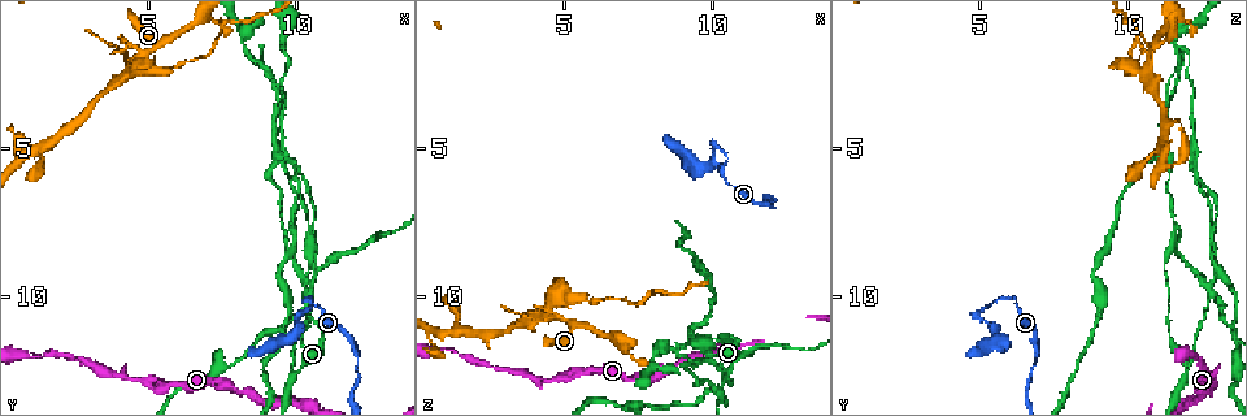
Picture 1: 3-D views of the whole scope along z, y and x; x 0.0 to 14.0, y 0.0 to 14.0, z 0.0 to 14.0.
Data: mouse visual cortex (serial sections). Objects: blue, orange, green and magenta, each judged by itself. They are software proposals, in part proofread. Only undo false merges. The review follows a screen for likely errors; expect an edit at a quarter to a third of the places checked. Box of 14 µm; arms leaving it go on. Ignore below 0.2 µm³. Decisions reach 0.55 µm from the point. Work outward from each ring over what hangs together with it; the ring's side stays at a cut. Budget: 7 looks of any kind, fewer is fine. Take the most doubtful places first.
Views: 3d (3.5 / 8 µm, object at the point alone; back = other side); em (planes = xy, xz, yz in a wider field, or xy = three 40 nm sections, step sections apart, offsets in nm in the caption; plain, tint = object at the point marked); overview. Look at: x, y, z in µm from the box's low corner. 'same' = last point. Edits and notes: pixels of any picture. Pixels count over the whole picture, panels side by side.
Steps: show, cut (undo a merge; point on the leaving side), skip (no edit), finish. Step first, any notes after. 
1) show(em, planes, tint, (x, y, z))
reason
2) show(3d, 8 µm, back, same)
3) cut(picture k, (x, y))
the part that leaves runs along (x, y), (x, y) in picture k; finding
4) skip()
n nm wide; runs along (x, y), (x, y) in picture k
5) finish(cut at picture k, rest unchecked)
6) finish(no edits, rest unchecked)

show(3d, 3.5 µm, (10.4, 10.0, 12.8))
four arms meet

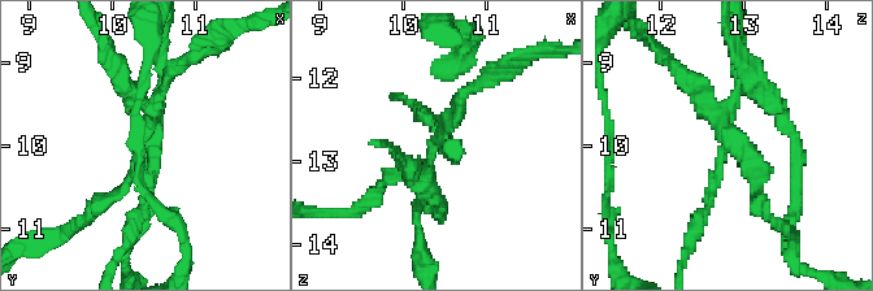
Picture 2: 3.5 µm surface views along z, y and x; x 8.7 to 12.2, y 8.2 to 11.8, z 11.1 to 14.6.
show(em, planes, tint, (10.40, 9.95, 12.80))
4 arms; arms of 150, 150, 150, 150 nm

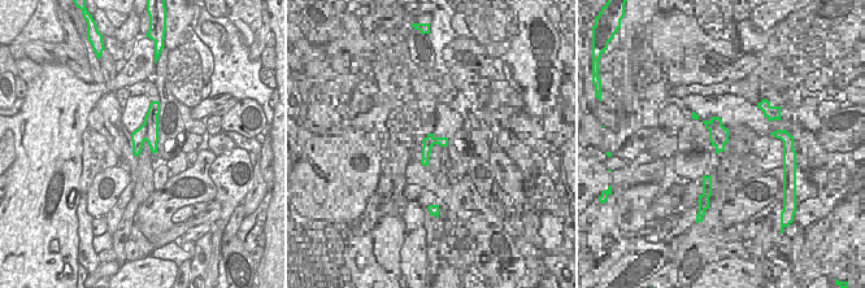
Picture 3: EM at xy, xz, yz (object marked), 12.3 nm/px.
cut(picture 2, (758, 173))
border along (152, 108), (152, 116), (144, 118) in picture 3; two cells meet here

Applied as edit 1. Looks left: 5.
show(overview)
redraw

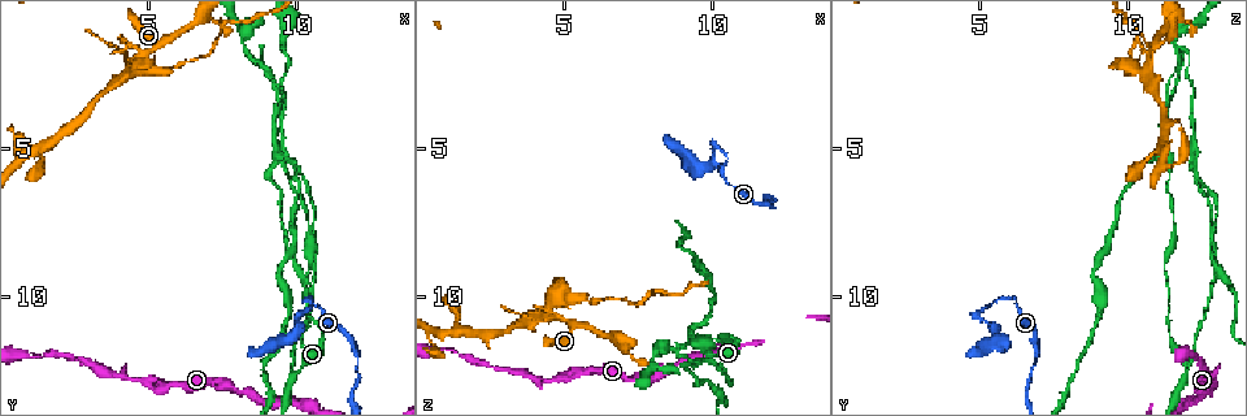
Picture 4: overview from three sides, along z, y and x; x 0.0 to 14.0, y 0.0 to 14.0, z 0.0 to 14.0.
show(3d, 3.5 µm, (9.6, 4.7, 12.3))
abrupt turn

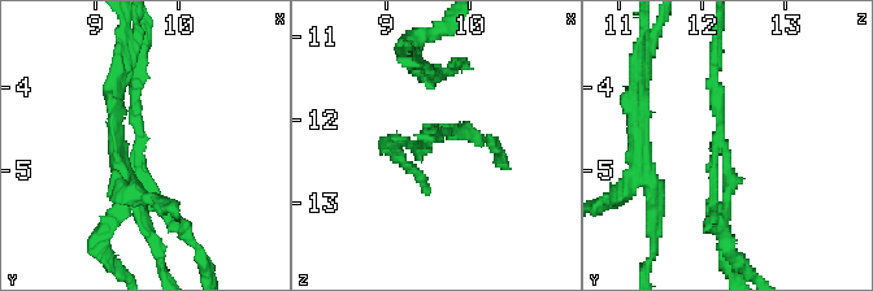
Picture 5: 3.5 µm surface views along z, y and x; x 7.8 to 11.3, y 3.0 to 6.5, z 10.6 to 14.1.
show(em, xy, step 1, tint, (9.50, 4.80, 12.25))
now the EM

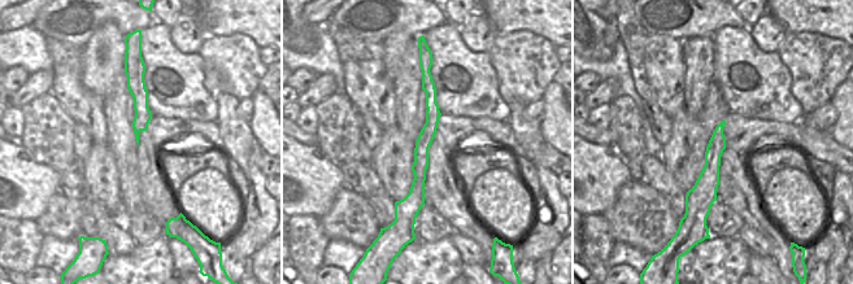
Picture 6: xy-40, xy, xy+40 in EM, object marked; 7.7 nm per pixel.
show(em, xy, step 3, tint, same)
cut it another way

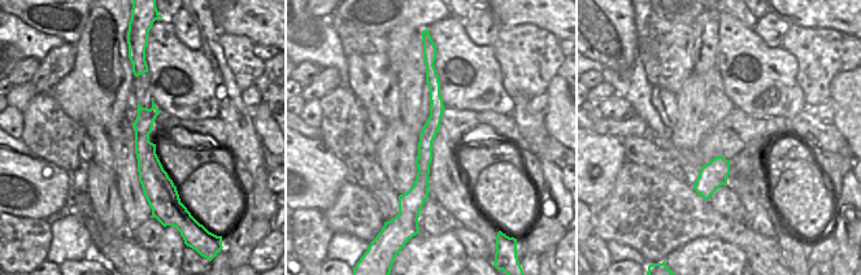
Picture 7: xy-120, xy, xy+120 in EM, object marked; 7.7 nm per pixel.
cut(picture 5, (138, 86))
the part that leaves runs along (724, 155), (724, 235), (741, 259) in picture 5; a second cell is stuck on

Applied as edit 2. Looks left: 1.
finish(cut at picture 2, cut at picture 5, rest unchecked)

